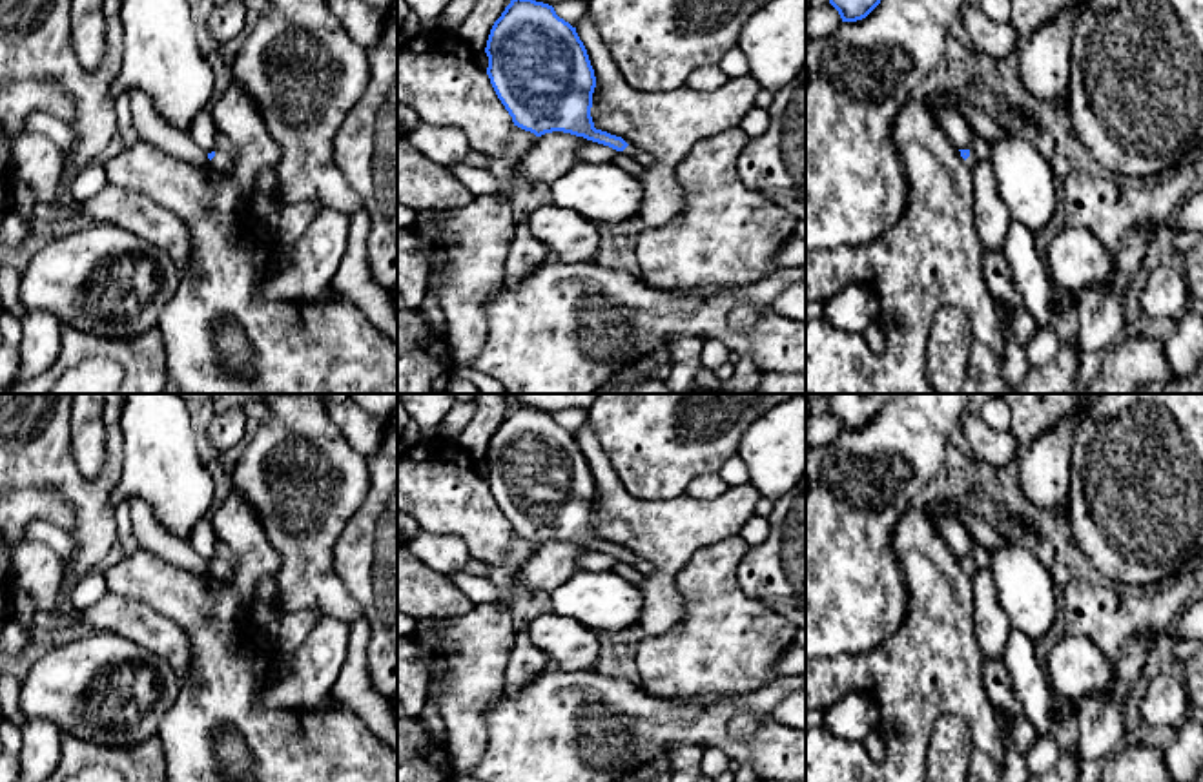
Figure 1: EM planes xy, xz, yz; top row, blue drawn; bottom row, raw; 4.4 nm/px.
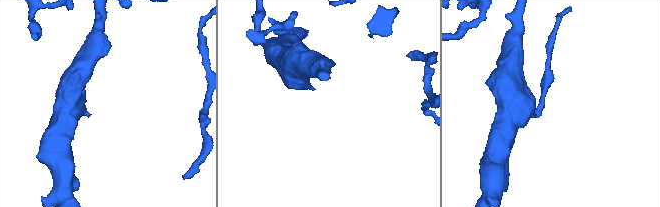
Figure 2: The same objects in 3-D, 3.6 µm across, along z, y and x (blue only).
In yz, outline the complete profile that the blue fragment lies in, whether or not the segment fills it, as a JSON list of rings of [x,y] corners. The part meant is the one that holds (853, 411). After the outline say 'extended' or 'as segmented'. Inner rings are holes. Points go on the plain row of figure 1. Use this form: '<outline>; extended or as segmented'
[[[828,394],[829,412],[838,419],[842,430],[866,427],[880,408],[904,394]]]; as segmented

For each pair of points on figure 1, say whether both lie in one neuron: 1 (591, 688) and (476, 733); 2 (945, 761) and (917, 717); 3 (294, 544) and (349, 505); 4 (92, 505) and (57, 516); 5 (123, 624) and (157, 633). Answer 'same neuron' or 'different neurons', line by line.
1: different neurons
2: different neurons
3: same neuron
4: different neurons
5: same neuron

